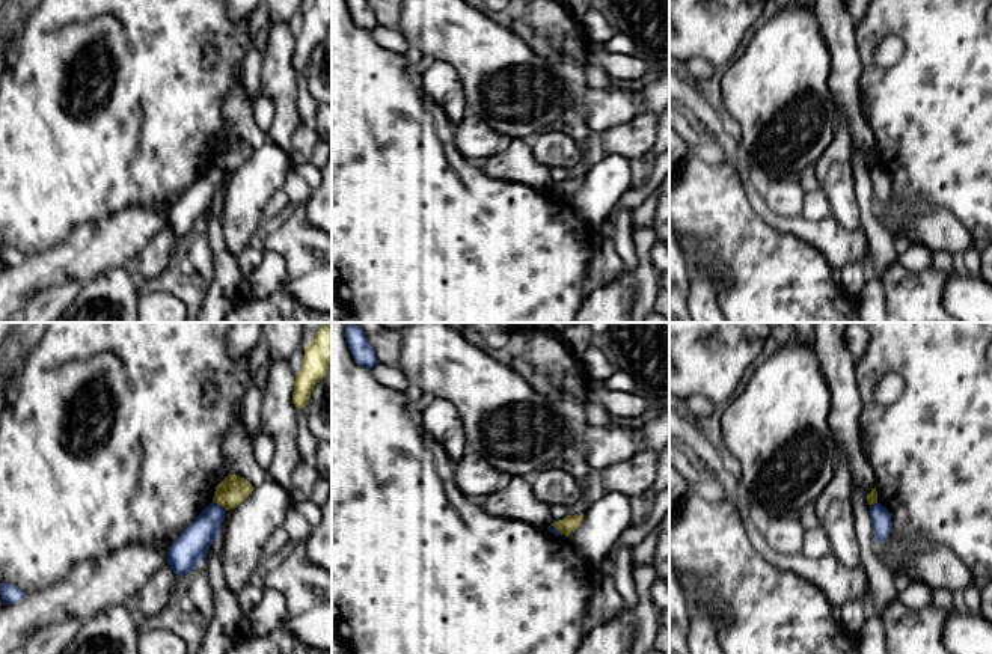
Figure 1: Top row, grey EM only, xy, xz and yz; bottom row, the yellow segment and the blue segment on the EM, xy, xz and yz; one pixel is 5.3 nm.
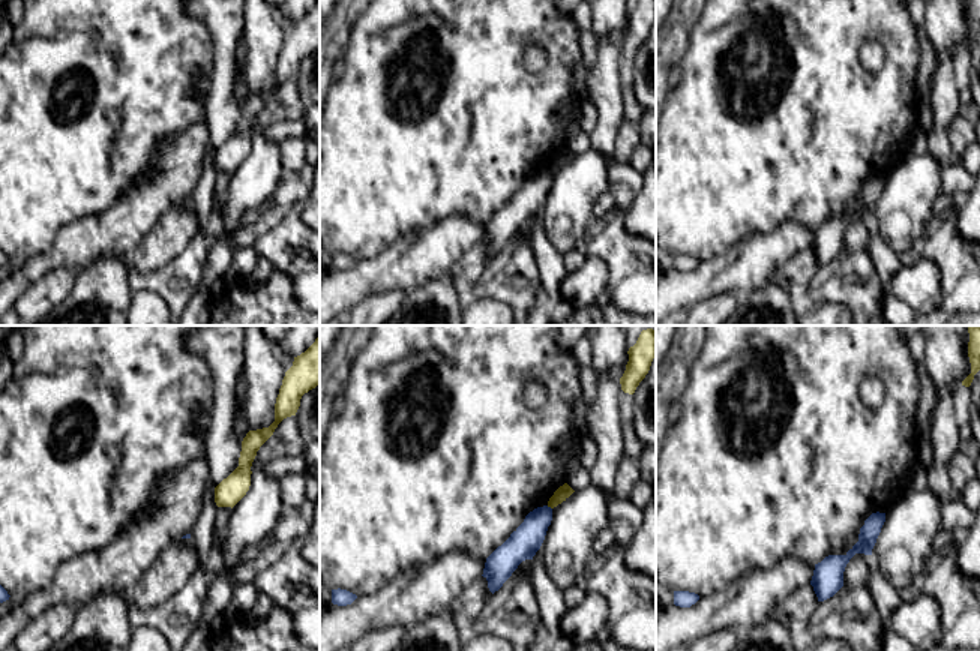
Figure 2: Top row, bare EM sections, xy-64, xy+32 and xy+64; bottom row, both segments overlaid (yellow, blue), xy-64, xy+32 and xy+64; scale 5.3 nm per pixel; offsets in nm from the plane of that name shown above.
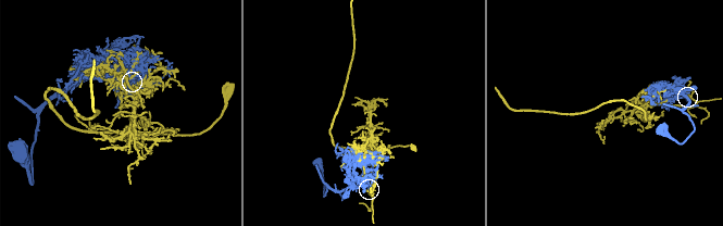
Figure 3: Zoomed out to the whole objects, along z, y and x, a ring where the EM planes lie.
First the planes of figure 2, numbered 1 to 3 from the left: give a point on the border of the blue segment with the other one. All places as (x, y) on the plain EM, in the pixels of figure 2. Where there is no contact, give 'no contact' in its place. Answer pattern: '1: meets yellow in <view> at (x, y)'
1: no contact
2: meets yellow in xy+32 at (550, 170)
3: no contact

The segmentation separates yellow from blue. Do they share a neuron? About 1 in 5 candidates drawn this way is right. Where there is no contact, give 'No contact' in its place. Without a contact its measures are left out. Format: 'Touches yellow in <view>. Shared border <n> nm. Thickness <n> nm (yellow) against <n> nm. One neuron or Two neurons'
Touches yellow in xy. Shared border 90 nm. Thickness 160 nm (yellow) against 170 nm. Two neurons

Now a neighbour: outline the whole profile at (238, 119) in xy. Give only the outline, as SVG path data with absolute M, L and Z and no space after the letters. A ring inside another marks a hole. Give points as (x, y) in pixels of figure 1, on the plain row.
M237 80L223 102L223 122L226 137L238 137L253 149L259 149L267 140L253 119L253 99L247 95L243 81Z

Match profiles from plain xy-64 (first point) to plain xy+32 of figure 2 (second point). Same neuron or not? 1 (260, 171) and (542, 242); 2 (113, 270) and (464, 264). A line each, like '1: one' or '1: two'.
1: two
2: two

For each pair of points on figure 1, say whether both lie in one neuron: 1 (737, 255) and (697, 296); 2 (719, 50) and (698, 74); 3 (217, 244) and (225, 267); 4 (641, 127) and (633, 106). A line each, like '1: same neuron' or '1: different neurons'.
1: different neurons
2: different neurons
3: same neuron
4: different neurons

